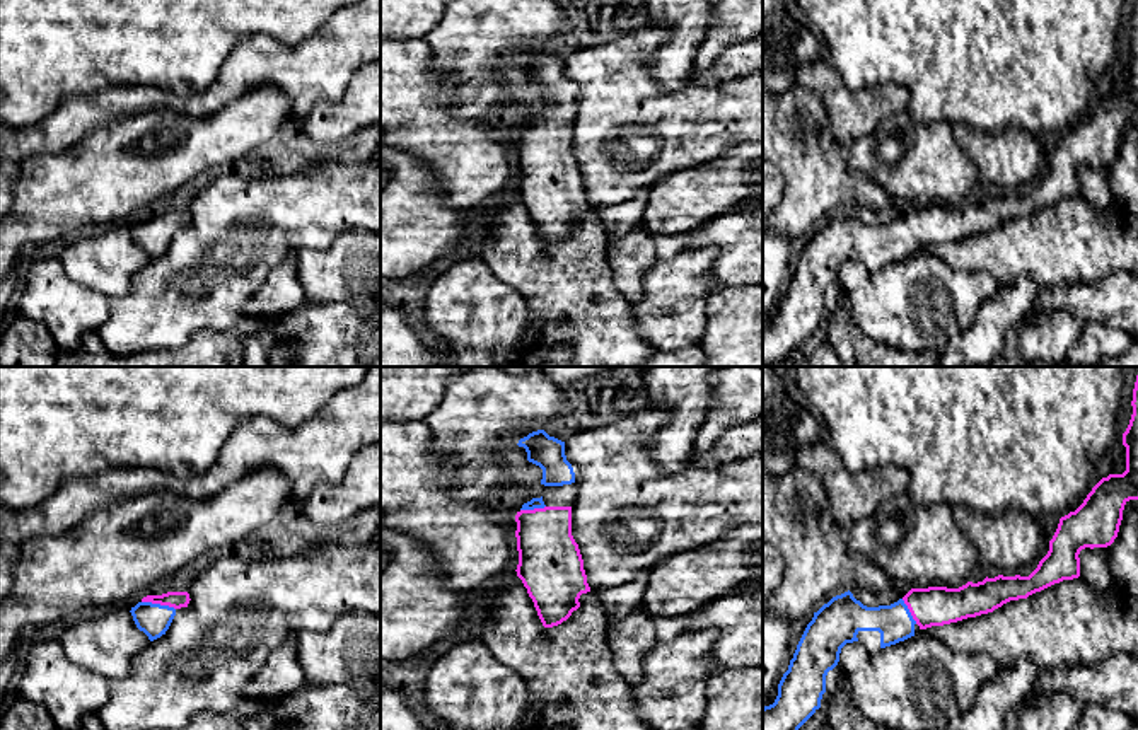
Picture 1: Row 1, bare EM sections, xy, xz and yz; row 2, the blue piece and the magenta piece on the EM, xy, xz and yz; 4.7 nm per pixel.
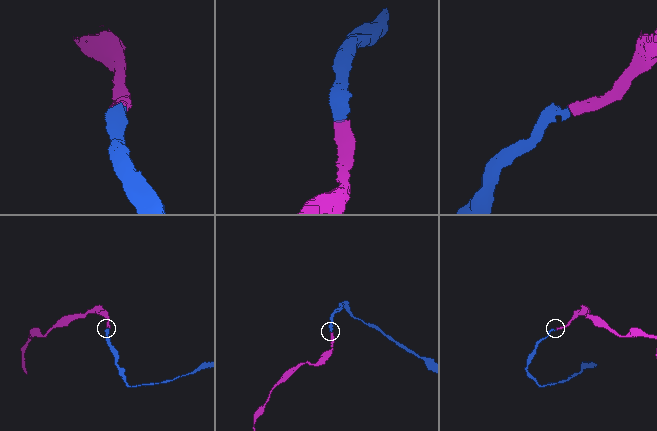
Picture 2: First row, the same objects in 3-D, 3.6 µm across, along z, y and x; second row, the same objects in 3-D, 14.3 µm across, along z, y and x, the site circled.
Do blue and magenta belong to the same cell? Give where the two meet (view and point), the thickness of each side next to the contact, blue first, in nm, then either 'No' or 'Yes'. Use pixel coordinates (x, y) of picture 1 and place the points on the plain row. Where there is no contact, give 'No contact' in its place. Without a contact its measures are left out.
Touches blue at xy (159, 222). Thickness 160 nm (blue) against 80 nm. Yes

